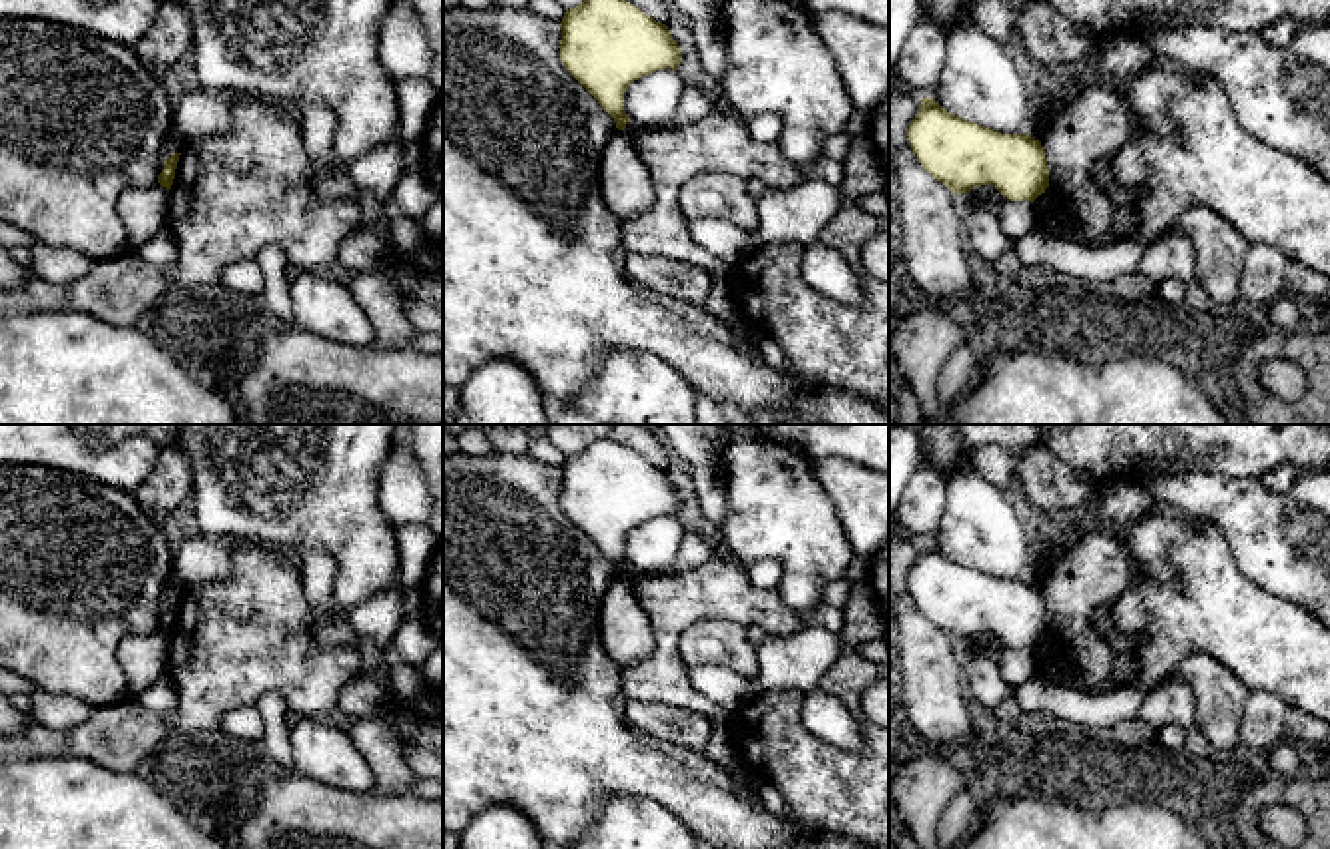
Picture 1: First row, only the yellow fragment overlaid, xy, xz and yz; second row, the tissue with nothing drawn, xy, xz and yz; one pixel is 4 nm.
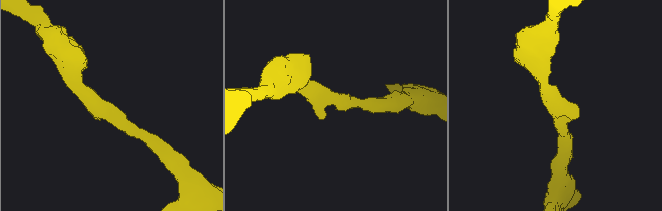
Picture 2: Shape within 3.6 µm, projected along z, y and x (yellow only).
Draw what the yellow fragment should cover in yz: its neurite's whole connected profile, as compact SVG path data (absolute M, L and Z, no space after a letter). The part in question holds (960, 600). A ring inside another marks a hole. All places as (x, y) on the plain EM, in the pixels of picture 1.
M921 544L907 586L921 614L953 640L993 632L1011 648L1035 648L1049 634L1041 588L967 568Z

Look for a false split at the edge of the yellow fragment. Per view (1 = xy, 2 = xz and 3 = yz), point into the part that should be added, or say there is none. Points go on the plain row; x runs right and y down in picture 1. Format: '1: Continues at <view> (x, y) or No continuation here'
1: No continuation here
2: No continuation here
3: No continuation here

